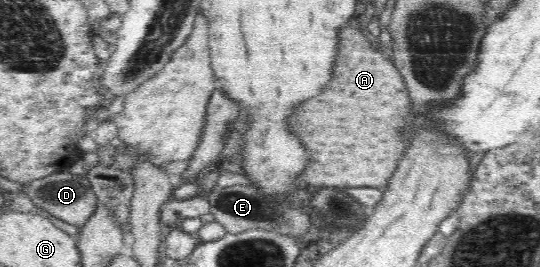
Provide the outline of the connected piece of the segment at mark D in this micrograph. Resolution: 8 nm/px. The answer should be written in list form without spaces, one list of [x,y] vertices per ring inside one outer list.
[[[68,170],[59,171],[59,173],[51,173],[47,177],[35,179],[25,186],[33,205],[39,206],[51,215],[80,228],[95,213],[95,207],[98,205],[98,198],[93,192],[91,182],[86,174],[72,174]]]

